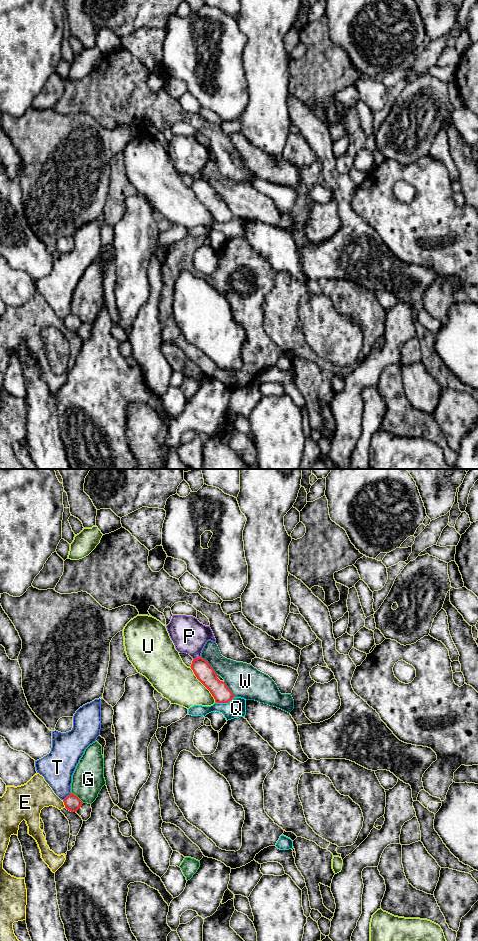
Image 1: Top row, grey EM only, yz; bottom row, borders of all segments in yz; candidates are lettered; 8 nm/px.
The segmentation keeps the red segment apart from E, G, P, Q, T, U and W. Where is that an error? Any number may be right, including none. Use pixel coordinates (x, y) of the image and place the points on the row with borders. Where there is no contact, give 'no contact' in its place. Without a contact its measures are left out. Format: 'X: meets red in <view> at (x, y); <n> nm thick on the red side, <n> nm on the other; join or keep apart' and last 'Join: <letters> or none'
E: meets red in yz at (64, 804); 130 nm thick on the red side, 240 nm on the other; keep apart
G: meets red in yz at (77, 797); 130 nm thick on the red side, 260 nm on the other; keep apart
P: meets red in yz at (196, 658); 150 nm thick on the red side, 280 nm on the other; keep apart
Q: meets red in yz at (224, 702); 150 nm thick on the red side, 150 nm on the other; keep apart
T: meets red in yz at (66, 797); 130 nm thick on the red side, 260 nm on the other; keep apart
U: meets red in yz at (202, 683); 150 nm thick on the red side, 300 nm on the other; keep apart
W: meets red in yz at (210, 665); 150 nm thick on the red side, 240 nm on the other; keep apart
Join: none

